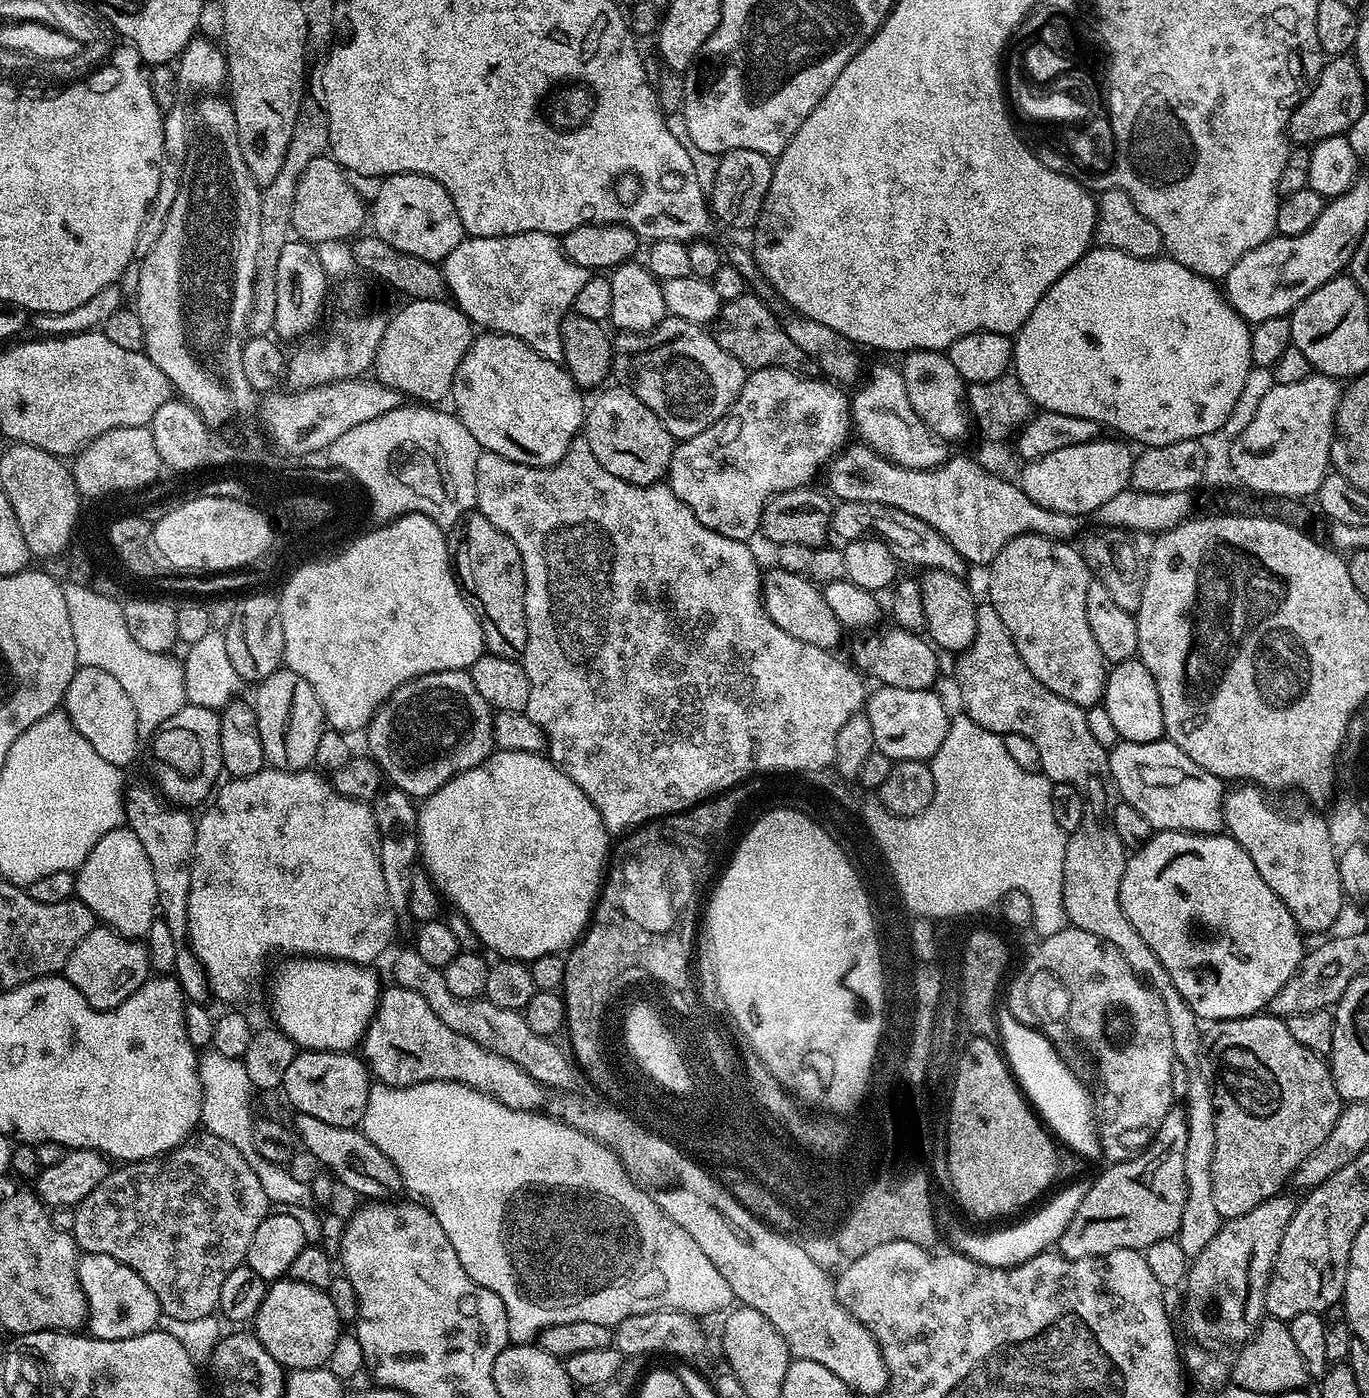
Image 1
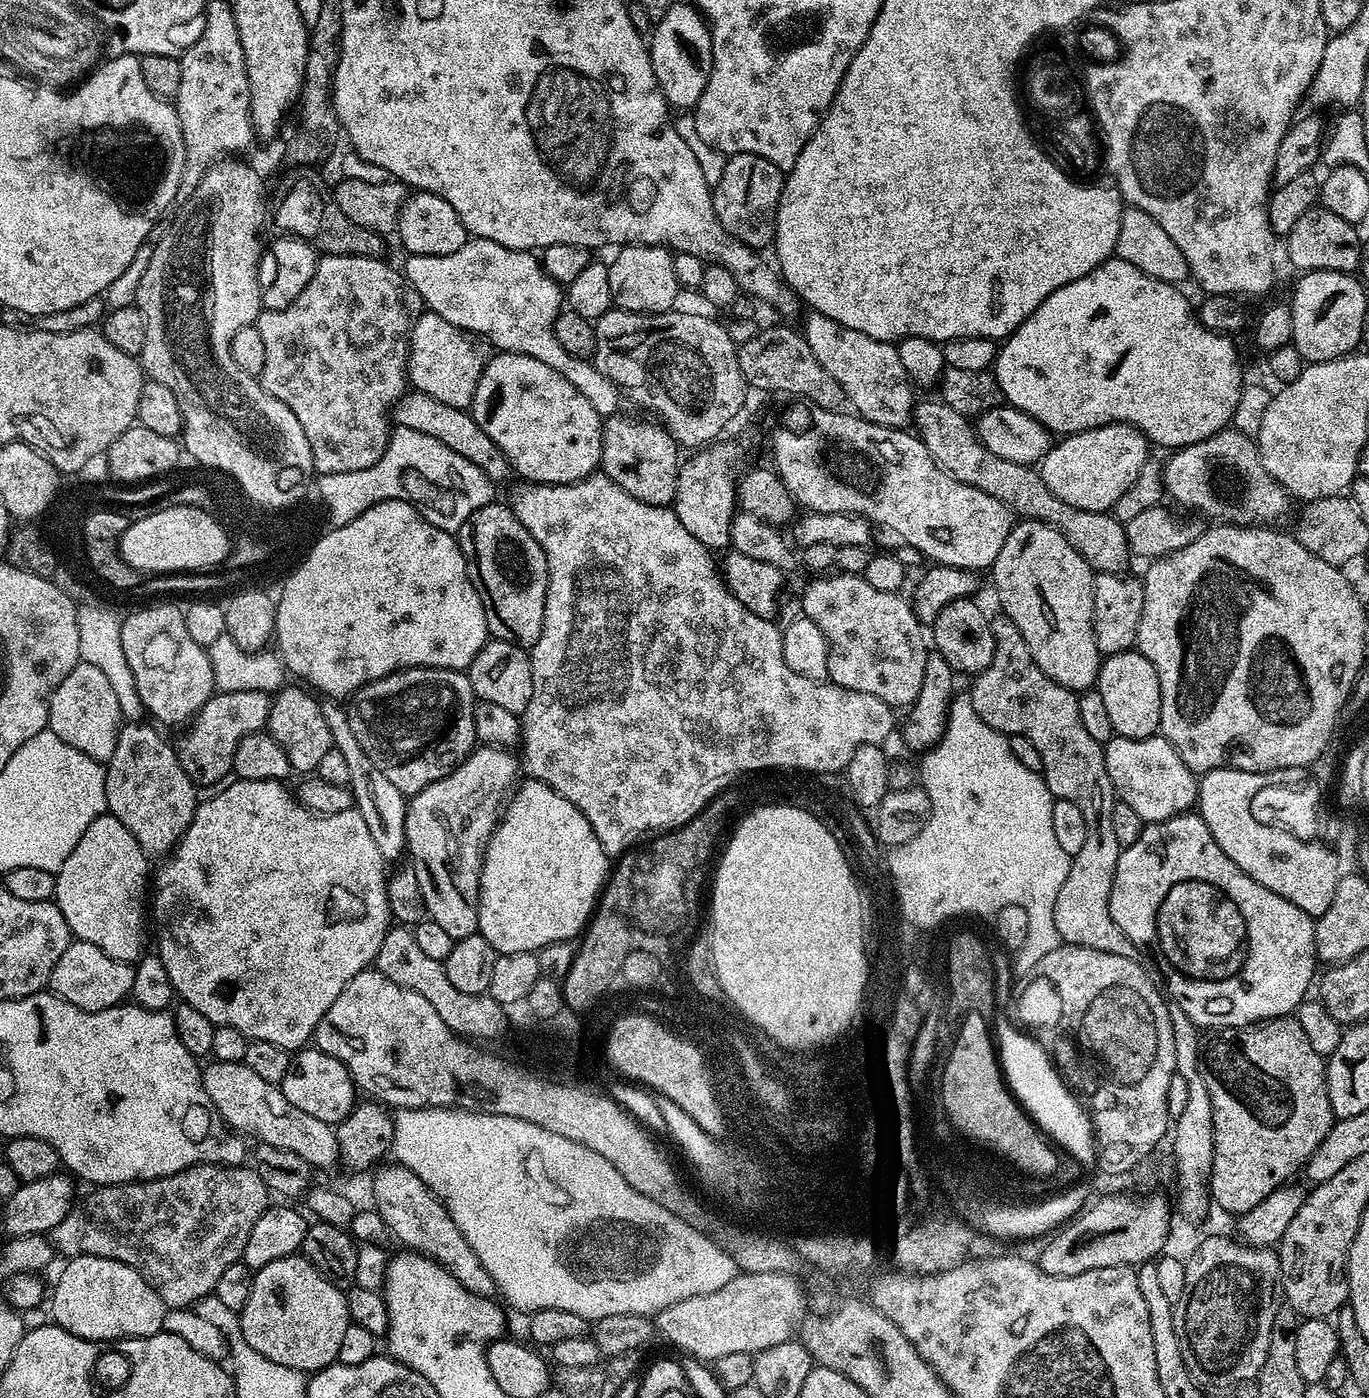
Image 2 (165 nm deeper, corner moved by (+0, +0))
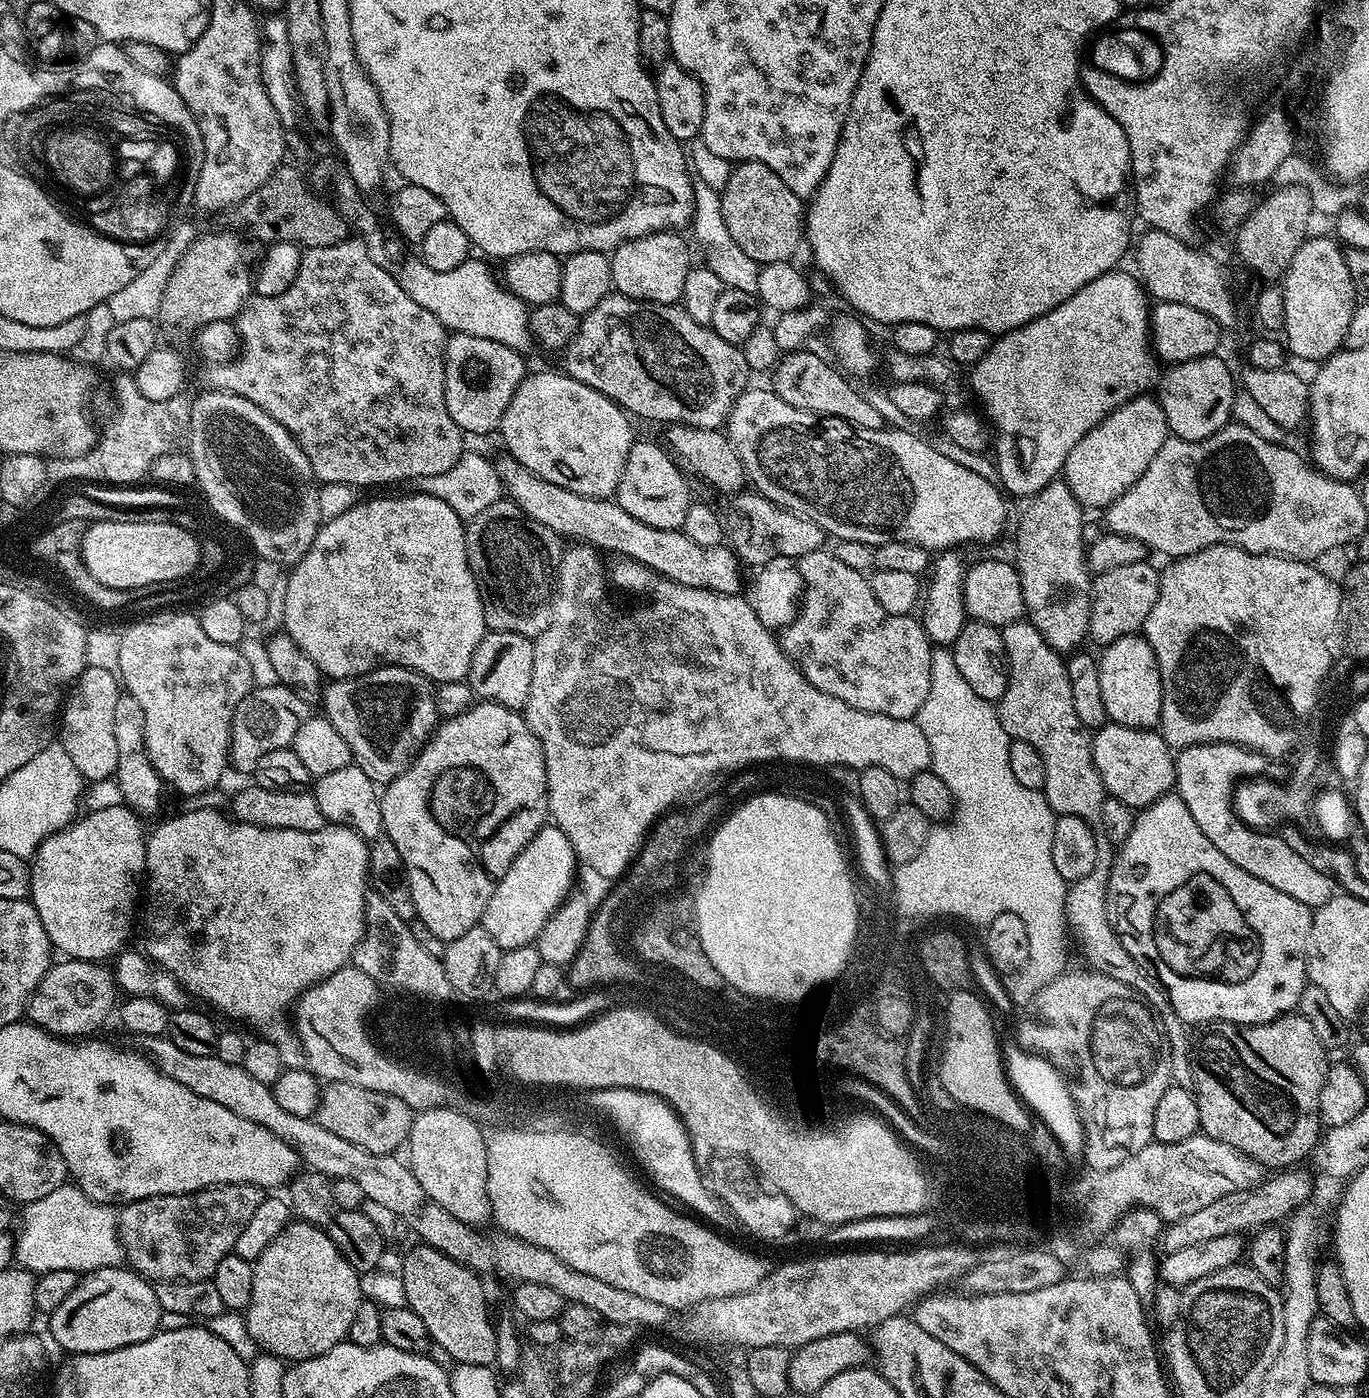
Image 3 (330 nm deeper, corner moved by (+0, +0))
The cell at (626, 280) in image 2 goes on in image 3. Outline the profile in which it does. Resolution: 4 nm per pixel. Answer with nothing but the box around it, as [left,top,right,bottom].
[612,231,694,304]

